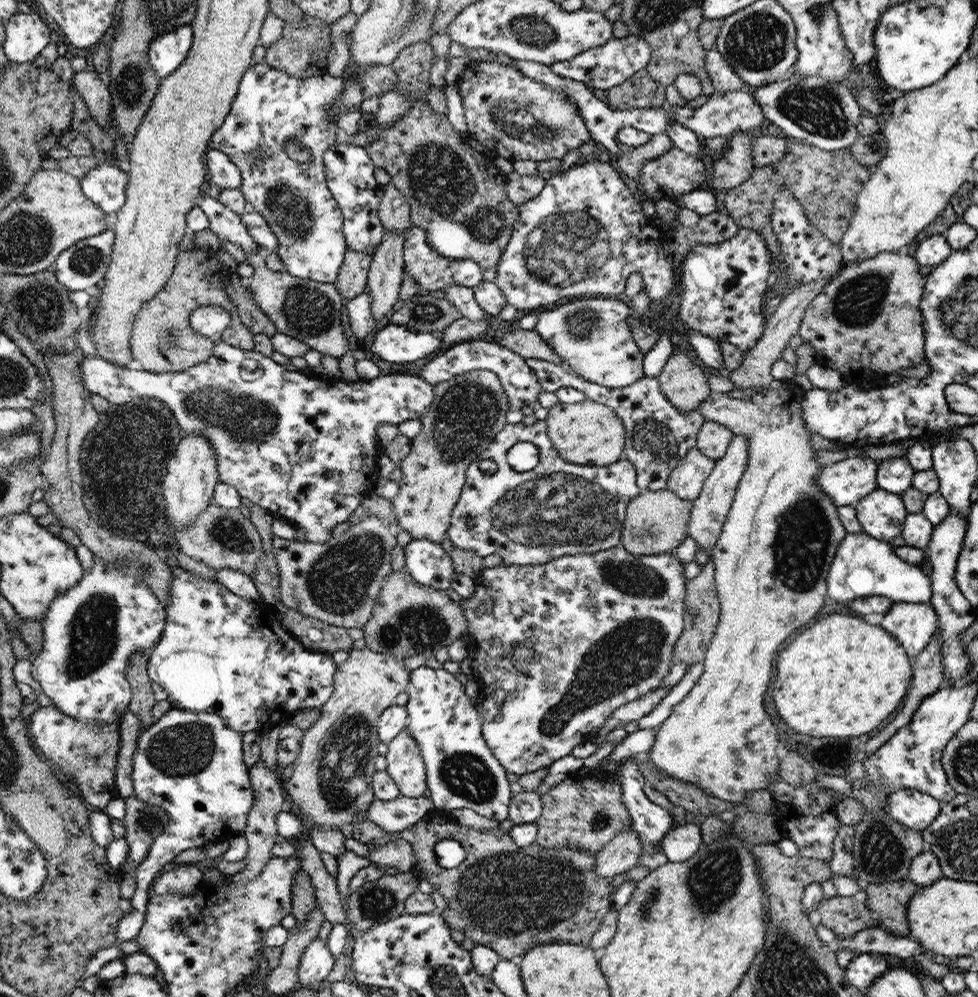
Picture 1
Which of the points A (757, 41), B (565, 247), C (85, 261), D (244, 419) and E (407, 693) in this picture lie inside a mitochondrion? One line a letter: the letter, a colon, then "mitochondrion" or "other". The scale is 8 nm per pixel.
A: mitochondrion
B: mitochondrion
C: mitochondrion
D: mitochondrion
E: other

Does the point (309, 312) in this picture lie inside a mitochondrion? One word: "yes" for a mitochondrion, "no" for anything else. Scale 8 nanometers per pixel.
yes

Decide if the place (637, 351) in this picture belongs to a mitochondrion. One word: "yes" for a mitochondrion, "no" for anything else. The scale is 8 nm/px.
no

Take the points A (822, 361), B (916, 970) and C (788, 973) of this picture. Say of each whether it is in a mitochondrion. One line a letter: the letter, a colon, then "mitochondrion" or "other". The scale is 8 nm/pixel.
A: other
B: other
C: mitochondrion

